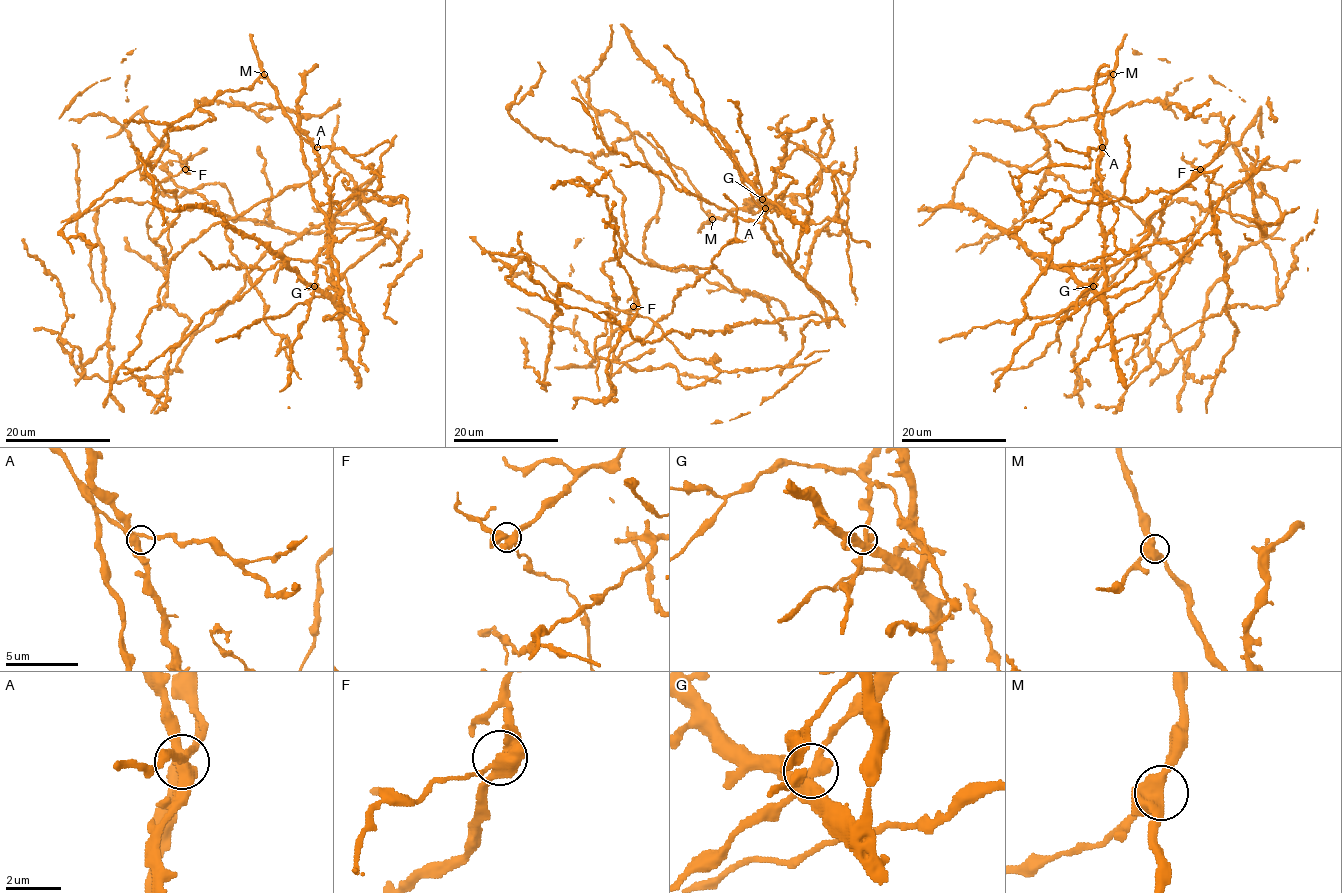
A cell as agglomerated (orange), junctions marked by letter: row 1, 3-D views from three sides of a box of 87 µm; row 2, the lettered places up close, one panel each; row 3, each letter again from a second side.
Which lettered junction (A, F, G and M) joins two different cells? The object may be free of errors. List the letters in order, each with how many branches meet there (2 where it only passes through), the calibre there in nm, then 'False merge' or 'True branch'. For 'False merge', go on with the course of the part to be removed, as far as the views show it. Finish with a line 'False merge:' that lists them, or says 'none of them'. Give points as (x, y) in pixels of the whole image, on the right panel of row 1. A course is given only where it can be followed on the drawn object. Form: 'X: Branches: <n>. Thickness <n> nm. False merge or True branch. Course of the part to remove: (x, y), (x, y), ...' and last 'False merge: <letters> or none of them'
A: Branches: 4. Thickness 400 nm. True branch
F: Branches: 4. Thickness 440 nm. False merge. Course of the part to remove: (1200, 169), (1226, 194), (1229, 212), (1234, 219), (1246, 225), (1260, 225), (1272, 238), (1284, 240)
G: Branches: 4. Thickness 400 nm. True branch
M: Branches: 4. Thickness 480 nm. True branch
False merge: F

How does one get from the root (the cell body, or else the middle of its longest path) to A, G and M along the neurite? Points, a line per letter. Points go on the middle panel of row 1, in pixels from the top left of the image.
A: (654, 148), (684, 173), (700, 199), (701, 208), (708, 215), (724, 218), (733, 210), (758, 212), (765, 208)
G: (654, 148), (684, 173), (708, 215), (755, 212), (766, 204), (783, 211), (762, 199)
M: (654, 148), (684, 173), (700, 199), (701, 208), (712, 219)

